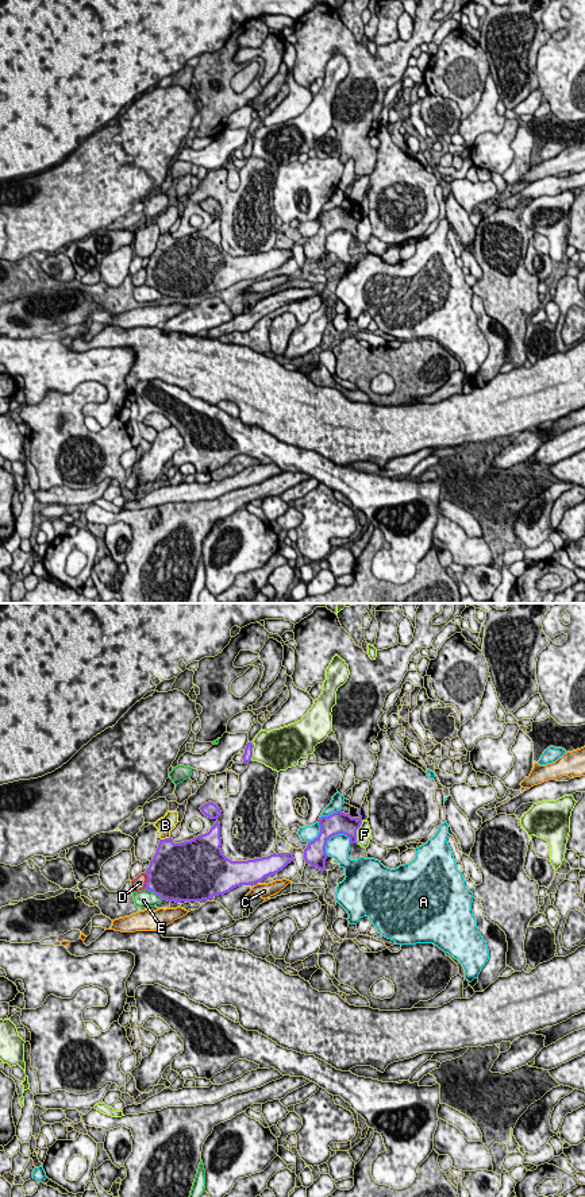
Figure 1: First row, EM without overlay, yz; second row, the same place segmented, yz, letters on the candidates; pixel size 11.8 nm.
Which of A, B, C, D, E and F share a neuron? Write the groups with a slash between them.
A / B / C / D / E / F

